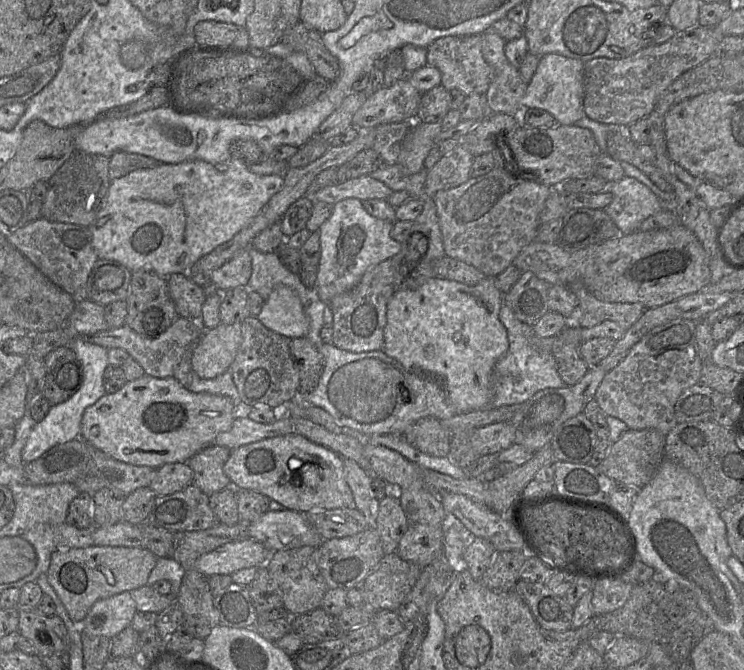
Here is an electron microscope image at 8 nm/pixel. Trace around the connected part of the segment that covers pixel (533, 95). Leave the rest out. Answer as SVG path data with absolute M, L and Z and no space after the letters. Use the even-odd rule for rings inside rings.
M546 54L539 57L536 72L527 85L521 99L523 109L538 108L550 113L558 124L573 125L584 115L584 62L559 54Z

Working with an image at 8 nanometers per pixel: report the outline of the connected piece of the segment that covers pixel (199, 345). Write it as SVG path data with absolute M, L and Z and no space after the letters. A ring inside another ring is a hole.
M220 323L208 329L193 347L191 364L202 379L214 379L228 371L242 343L241 323Z

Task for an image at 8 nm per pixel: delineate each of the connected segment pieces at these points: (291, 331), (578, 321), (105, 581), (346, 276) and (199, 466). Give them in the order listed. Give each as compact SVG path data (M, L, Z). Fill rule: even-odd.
M287 286L272 291L256 318L268 329L289 339L306 337L309 330L309 320L301 300Z
M574 281L568 287L577 298L577 306L572 315L567 318L567 326L587 328L603 321L613 321L627 331L646 310L641 303L598 300L581 281Z
M141 547L61 548L52 553L47 579L69 617L80 625L97 601L147 585L157 560L151 551Z
M347 198L334 204L331 216L319 228L321 258L316 292L323 302L328 304L336 295L353 288L370 267L400 252L402 243L390 236L393 225L370 215L359 199Z
M211 445L187 462L193 470L193 484L208 496L231 487L231 481L224 472L230 453L227 447Z

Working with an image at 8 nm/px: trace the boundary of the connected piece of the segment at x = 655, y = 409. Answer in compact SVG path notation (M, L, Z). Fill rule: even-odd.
M675 319L644 335L597 387L594 399L602 411L622 420L631 430L653 429L666 435L677 425L674 405L685 389L699 383L703 367L695 339L695 323Z

